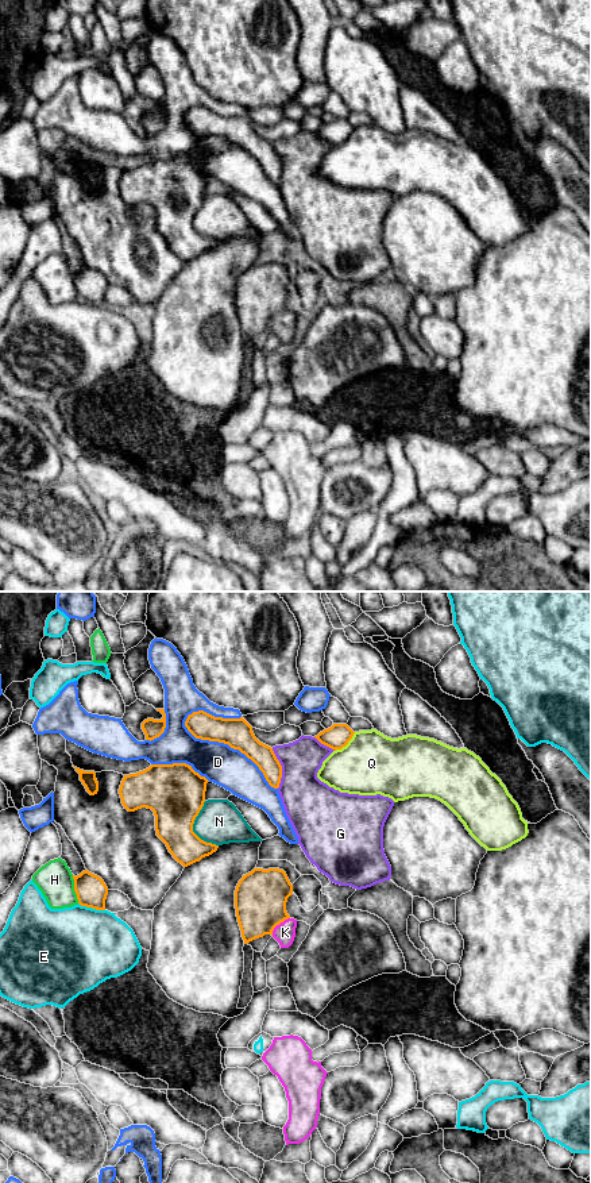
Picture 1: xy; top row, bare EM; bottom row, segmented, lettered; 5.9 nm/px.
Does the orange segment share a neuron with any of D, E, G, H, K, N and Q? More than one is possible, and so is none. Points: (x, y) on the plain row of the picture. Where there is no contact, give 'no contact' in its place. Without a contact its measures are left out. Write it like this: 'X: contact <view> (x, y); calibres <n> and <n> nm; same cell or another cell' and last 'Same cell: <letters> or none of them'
D: contact xy (228, 139); calibres 180 and 240 nm; another cell
E: contact xy (92, 303); calibres 180 and 480 nm; another cell
G: contact xy (281, 164); calibres 140 and 280 nm; another cell
H: contact xy (74, 284); calibres 180 and 220 nm; another cell
K: contact xy (278, 319); calibres 320 and 120 nm; same cell
N: contact xy (192, 223); calibres 360 and 260 nm; another cell
Q: contact xy (346, 139); calibres 140 and 380 nm; another cell
Same cell: K

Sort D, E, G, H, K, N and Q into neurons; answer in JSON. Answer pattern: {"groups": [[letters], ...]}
{"groups": [["D"], ["E"], ["G"], ["H"], ["K"], ["N"], ["Q"]]}

